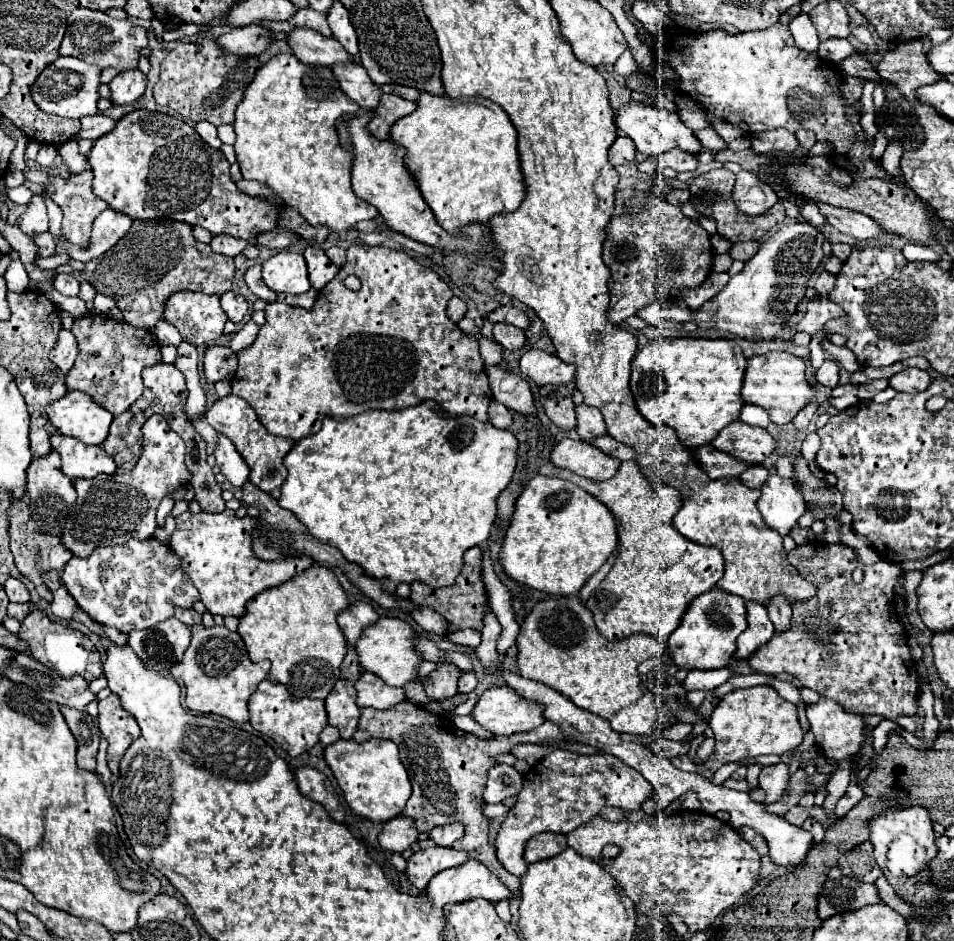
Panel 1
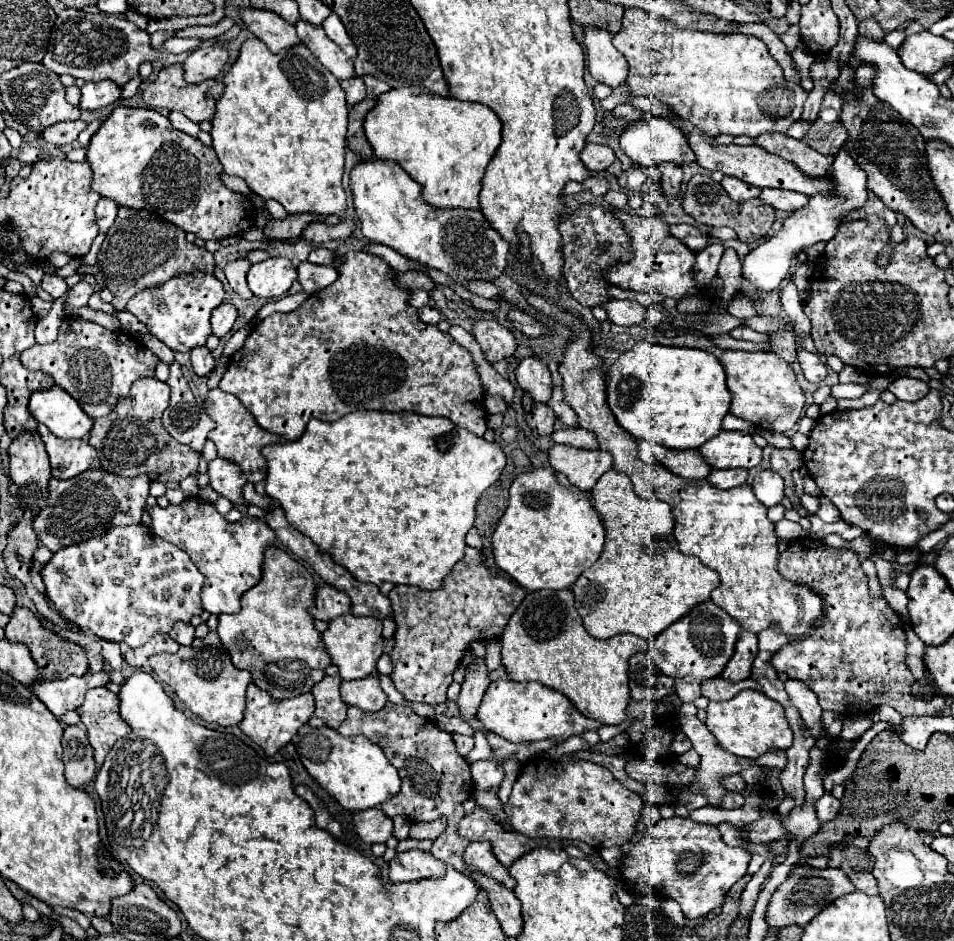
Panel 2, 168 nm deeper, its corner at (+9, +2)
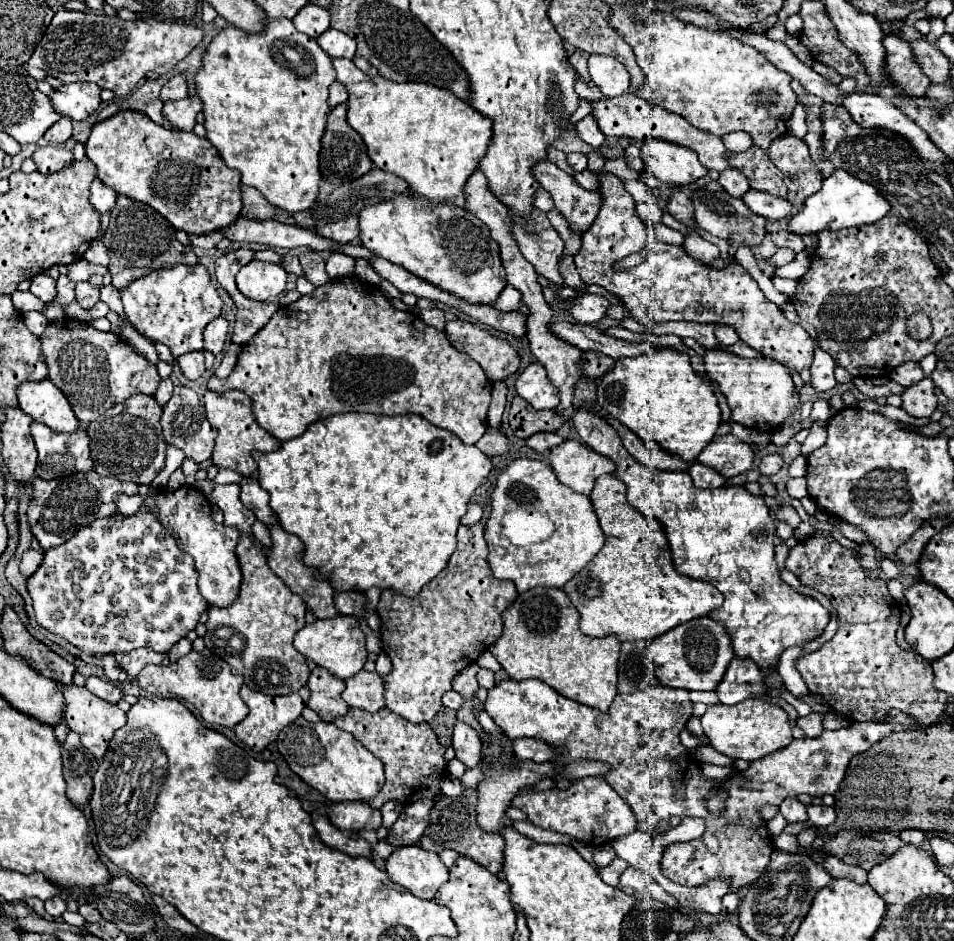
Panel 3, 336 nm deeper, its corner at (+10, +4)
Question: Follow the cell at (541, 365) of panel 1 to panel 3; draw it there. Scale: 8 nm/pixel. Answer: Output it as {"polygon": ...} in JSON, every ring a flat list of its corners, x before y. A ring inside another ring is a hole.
{"polygon":[[530,364,516,380,516,392,534,408,534,410,556,410,560,402,558,388,548,382,546,370,540,364]]}

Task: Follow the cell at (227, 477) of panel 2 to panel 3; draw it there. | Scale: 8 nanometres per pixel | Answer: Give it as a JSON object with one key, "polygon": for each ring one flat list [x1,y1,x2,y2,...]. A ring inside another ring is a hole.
{"polygon":[[216,484,210,500,224,512,224,526,234,526,240,530,236,554,242,570,242,584,238,598,230,606,208,606,204,644,210,652,226,660,232,674,242,674,248,688,268,696,292,694,300,690,310,676,306,658,302,658,302,654,298,654,292,646,294,634,306,624,306,604,270,570,266,562,266,548,252,538,250,524,254,524,256,516,240,502,240,486]]}

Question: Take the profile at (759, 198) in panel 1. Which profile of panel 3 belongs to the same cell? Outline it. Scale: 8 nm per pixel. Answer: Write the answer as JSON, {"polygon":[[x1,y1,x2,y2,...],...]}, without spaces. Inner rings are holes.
{"polygon":[[734,168,720,172,718,184,722,184,728,194,738,196,738,198,740,198,744,192,750,190,750,184,748,184,746,176,742,176,742,172,738,172,738,170,734,170]]}

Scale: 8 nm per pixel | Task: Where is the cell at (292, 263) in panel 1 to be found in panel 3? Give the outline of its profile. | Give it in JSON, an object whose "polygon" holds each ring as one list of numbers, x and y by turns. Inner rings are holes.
{"polygon":[[252,260,236,274,238,290,258,302,268,302,286,290,286,270,278,264]]}

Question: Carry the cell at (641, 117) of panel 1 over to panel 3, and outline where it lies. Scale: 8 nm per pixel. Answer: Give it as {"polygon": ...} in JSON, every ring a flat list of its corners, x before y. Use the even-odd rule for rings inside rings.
{"polygon":[[650,140,642,146,644,162,652,174,670,186,686,186,702,178,708,170,698,162,690,148,670,144,664,140]]}

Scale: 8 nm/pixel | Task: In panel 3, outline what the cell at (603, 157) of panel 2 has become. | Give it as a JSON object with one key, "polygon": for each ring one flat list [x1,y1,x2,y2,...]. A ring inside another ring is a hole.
{"polygon":[[568,154,566,156,566,162,572,166,572,170,574,172,582,172,582,170,586,170,586,162,588,162,588,158,584,156,584,154]]}

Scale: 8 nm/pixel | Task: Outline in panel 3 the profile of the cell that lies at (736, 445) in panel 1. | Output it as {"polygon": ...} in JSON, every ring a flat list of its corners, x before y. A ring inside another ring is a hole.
{"polygon":[[734,434,716,436,698,456,698,462,714,468,724,478,734,478,752,468,754,452,750,444,738,442]]}

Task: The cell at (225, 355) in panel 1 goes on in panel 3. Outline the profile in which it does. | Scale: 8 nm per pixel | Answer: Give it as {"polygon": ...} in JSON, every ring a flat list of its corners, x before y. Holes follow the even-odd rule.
{"polygon":[[202,352,182,354,176,362,178,362,182,374,184,374,188,380,198,380,198,378,206,372,206,368,204,368,204,354,202,354]]}

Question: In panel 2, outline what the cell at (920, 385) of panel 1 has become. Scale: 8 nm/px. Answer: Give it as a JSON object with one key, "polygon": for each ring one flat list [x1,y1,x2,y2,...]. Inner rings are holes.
{"polygon":[[903,376,903,378,893,380,893,382,889,384,887,390,893,392,899,400,905,400,905,402,917,402,919,398,923,398,923,396,929,392,929,386,927,386,927,382,923,382,923,380]]}

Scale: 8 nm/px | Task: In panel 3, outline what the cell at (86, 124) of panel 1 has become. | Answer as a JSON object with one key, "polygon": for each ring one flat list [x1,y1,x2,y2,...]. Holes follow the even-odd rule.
{"polygon":[[60,118,60,122,50,126,44,134,44,138,50,144,64,144,70,136,72,136,72,120,70,118]]}

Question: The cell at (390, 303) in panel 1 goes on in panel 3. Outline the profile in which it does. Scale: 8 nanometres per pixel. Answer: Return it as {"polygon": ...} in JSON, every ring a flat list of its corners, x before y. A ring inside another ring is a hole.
{"polygon":[[344,276,282,306,270,322,254,334,250,344,242,346,234,372,228,378,212,376,208,390,242,390,248,394,256,422,280,442,300,436,312,422,332,414,372,412,388,416,418,414,434,426,450,430,464,444,476,444,488,428,486,412,492,382,480,364,468,358,468,354,458,352,440,330,424,324,412,312,396,310,376,286,356,276]]}

